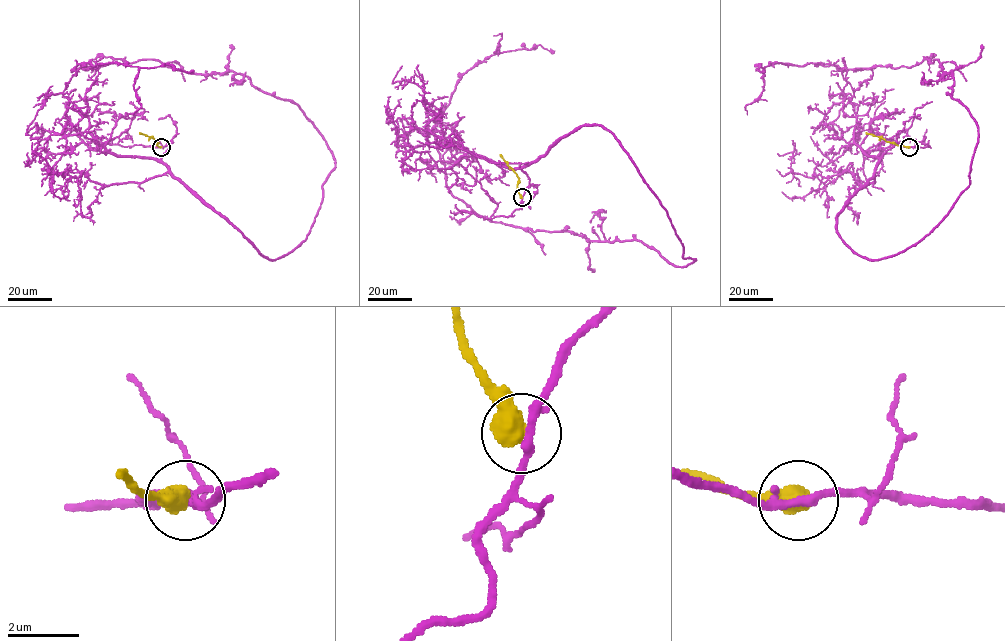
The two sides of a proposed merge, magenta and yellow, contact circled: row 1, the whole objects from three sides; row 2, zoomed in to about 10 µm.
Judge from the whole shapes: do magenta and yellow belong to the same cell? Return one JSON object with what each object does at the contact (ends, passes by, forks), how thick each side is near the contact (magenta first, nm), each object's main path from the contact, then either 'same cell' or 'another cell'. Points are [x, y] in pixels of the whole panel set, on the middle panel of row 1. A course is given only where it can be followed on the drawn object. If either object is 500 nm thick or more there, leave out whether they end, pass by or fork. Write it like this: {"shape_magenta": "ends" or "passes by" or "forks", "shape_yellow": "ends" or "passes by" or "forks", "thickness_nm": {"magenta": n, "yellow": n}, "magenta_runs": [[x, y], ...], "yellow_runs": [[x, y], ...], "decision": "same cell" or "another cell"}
{"thickness_nm": {"magenta": 240, "yellow": 700}, "magenta_runs": [[522, 197], [521, 168], [601, 125], [695, 260], [489, 221], [452, 194], [433, 126], [493, 36]], "yellow_runs": [[521, 197], [517, 174], [500, 154]], "decision": "another cell"}

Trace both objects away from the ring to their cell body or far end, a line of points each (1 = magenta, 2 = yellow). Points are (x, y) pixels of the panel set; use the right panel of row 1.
1: (909, 147), (837, 214), (868, 258), (918, 243), (968, 186), (977, 124), (953, 72), (775, 63), (747, 114)
2: (909, 147), (866, 132)

